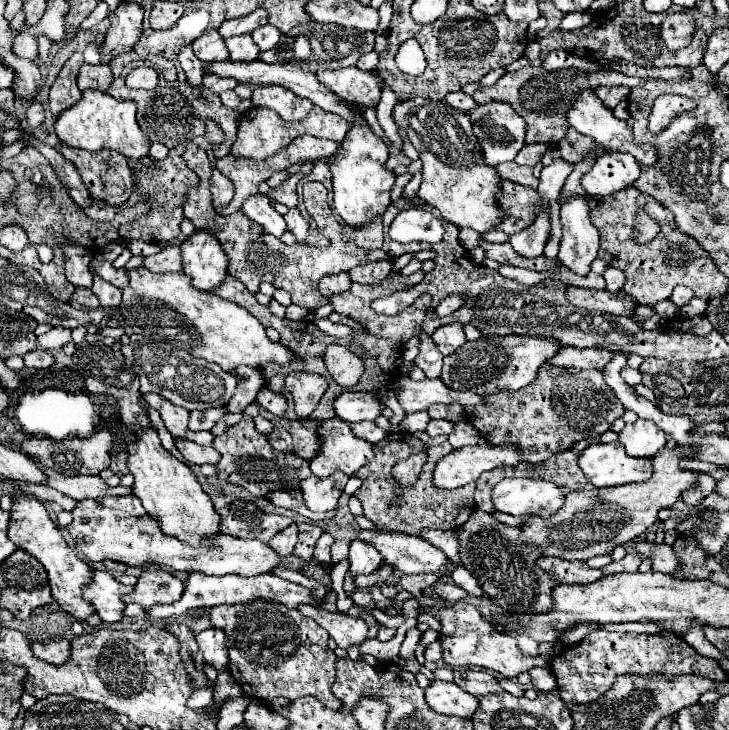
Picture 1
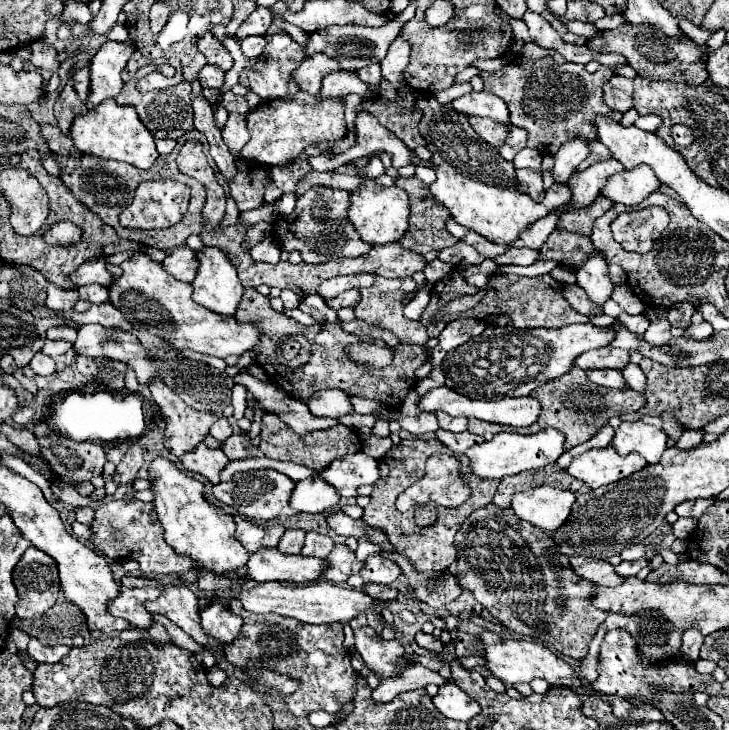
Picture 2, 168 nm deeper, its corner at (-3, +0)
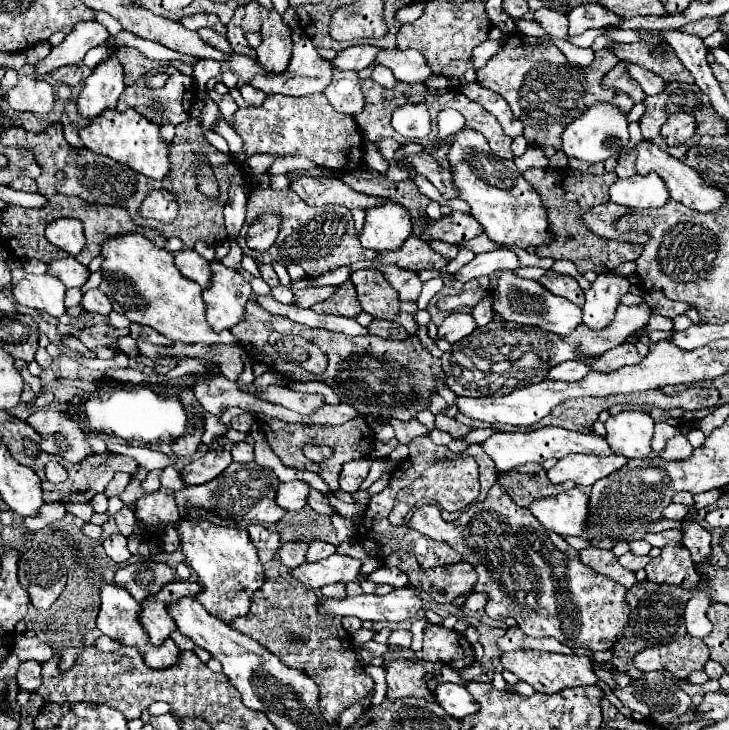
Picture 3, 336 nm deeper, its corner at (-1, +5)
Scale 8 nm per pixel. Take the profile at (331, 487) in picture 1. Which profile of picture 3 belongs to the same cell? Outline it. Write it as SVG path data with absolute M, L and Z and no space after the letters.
M289 481L289 483L279 483L275 501L279 507L287 511L299 511L307 505L307 495L309 495L309 485L305 481Z

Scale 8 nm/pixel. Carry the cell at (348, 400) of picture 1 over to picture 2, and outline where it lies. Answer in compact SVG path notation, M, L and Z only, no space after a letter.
M323 390L311 396L309 410L313 416L341 418L353 414L353 404L349 400L349 394L345 394L343 390Z

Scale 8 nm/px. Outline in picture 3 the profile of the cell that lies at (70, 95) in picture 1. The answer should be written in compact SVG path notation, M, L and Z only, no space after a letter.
M73 101L67 103L65 107L65 113L61 117L61 125L63 125L63 131L65 131L65 139L71 147L77 147L77 149L83 149L83 143L79 139L79 129L83 129L89 121L83 119L79 113L77 113L77 105Z

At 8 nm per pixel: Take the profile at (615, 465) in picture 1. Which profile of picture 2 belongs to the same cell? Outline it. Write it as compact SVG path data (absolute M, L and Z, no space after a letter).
M607 446L607 448L591 448L575 456L573 462L567 466L567 472L573 478L583 480L589 488L599 488L619 482L643 470L645 466L647 462L639 454L619 456L615 454L615 448Z

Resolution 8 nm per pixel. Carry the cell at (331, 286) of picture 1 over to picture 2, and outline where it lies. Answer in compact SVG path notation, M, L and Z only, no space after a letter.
M351 288L351 290L343 292L343 296L331 298L327 304L337 310L337 308L341 308L341 306L355 306L357 302L359 302L359 290L357 290L357 288Z

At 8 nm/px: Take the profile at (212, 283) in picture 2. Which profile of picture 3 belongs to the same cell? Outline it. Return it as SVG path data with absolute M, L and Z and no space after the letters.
M211 263L211 285L203 291L207 321L215 331L231 329L245 317L245 303L251 297L251 285L235 269L223 263Z

